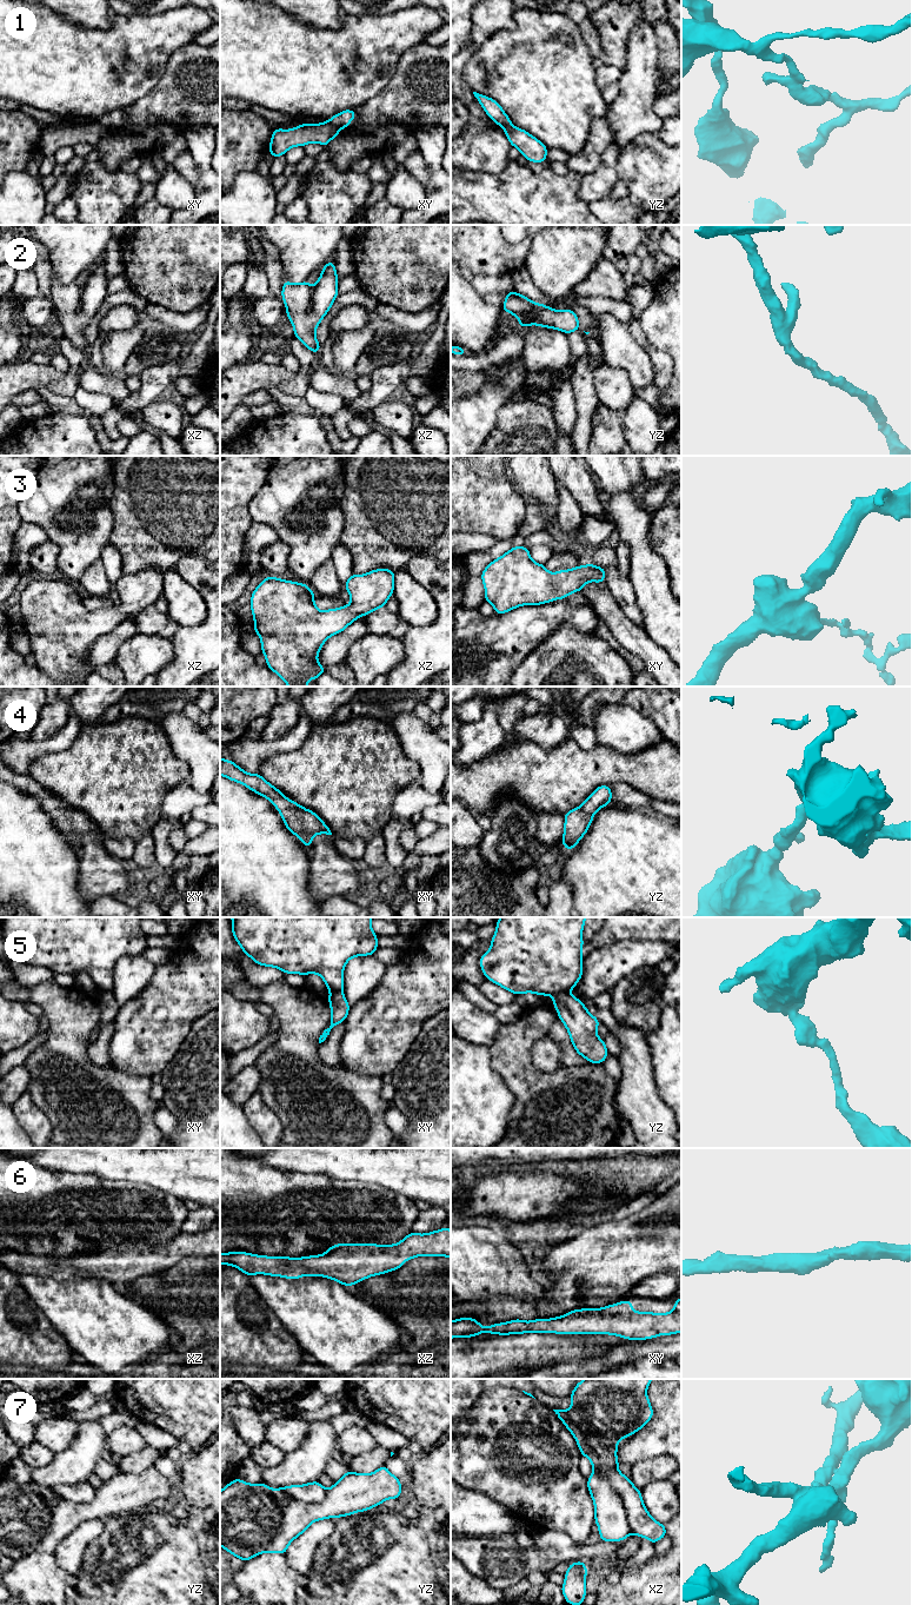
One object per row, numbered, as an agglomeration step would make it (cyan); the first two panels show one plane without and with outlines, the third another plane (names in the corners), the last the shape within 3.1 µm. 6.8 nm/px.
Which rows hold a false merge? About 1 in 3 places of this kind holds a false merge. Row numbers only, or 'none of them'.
1, 5, 7

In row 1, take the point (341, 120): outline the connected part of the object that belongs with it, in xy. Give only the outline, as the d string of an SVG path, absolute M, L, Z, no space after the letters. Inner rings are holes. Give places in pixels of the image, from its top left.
M345 110L333 115L328 121L338 128L347 128L348 124L357 117L353 110Z

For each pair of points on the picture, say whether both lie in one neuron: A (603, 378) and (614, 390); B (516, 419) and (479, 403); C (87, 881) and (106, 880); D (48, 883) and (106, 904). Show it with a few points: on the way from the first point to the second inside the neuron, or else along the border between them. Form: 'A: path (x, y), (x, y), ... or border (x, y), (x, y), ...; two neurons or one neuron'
A: path (605, 380), (612, 388); one neuron
B: border (512, 399), (499, 411), (497, 425), (487, 437); two neurons
C: path (92, 881), (101, 880); one neuron
D: border (90, 902), (91, 904); two neurons

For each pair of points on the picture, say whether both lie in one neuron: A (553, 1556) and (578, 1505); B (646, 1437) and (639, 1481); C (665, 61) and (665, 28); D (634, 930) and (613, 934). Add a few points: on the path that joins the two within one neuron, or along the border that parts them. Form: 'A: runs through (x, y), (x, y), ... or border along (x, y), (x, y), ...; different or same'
A: border along (537, 1527), (561, 1531), (577, 1543), (584, 1545); different
B: border along (668, 1456), (657, 1456), (638, 1460), (631, 1466); different
C: runs through (665, 53), (665, 37); same
D: runs through (630, 930), (618, 930); same

